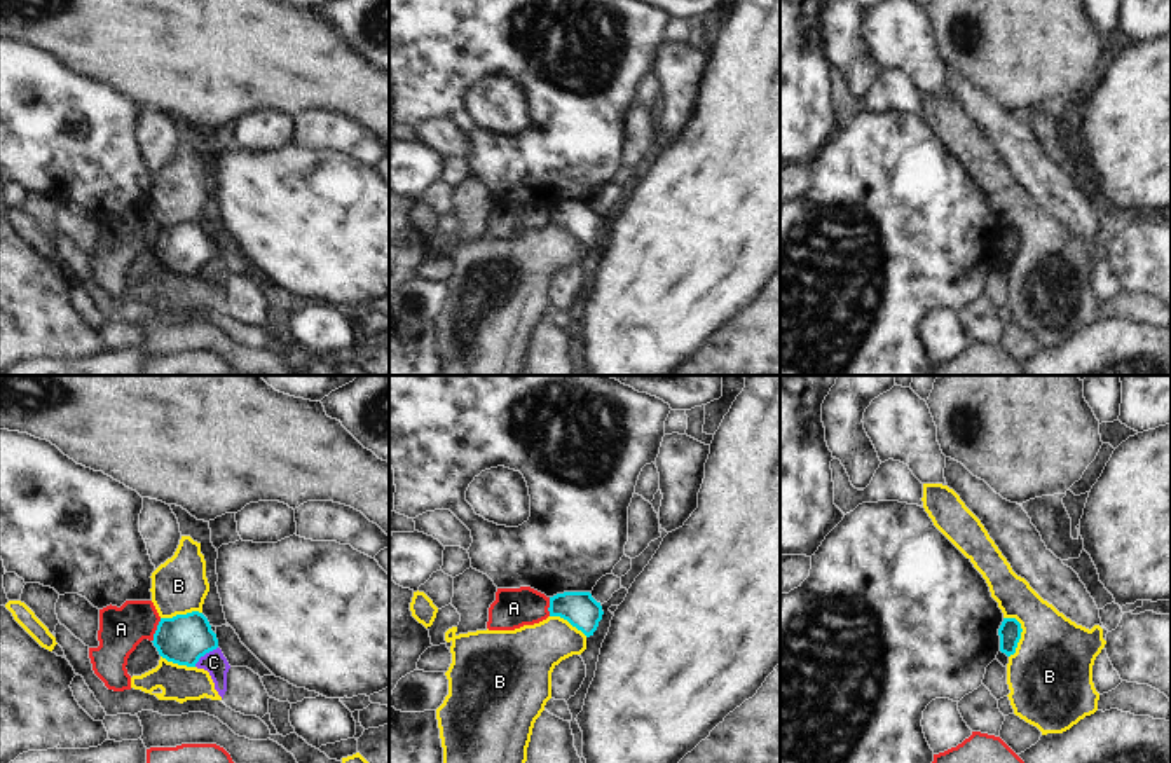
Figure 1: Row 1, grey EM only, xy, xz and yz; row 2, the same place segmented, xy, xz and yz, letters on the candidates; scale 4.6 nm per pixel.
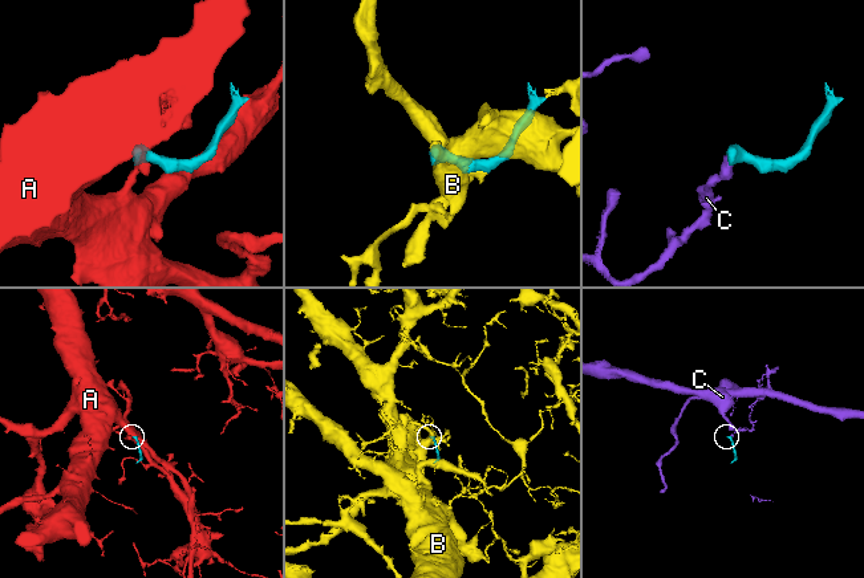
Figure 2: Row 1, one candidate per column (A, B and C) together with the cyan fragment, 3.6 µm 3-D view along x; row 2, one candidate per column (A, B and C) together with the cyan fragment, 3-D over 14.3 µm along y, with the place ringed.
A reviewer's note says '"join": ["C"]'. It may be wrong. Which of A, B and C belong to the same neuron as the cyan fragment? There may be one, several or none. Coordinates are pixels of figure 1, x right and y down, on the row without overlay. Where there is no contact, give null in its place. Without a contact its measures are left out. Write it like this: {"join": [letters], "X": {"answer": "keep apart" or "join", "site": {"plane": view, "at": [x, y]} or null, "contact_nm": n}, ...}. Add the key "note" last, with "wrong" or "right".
{"join": [], "A": {"answer": "keep apart", "site": {"plane": "xy", "at": [156, 240]}, "contact_nm": 120}, "B": {"answer": "keep apart", "site": {"plane": "yz", "at": [1021, 240]}, "contact_nm": 190}, "C": {"answer": "keep apart", "site": {"plane": "xy", "at": [205, 262]}, "contact_nm": 140}, "note": "wrong"}

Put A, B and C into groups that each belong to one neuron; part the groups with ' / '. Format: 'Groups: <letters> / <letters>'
Groups: A / B / C

